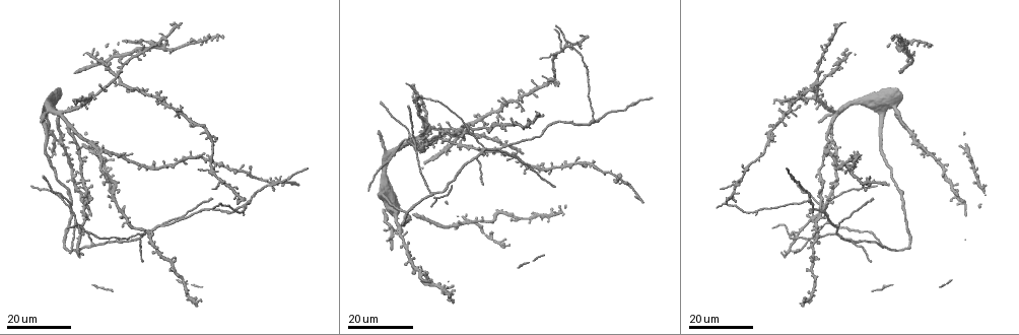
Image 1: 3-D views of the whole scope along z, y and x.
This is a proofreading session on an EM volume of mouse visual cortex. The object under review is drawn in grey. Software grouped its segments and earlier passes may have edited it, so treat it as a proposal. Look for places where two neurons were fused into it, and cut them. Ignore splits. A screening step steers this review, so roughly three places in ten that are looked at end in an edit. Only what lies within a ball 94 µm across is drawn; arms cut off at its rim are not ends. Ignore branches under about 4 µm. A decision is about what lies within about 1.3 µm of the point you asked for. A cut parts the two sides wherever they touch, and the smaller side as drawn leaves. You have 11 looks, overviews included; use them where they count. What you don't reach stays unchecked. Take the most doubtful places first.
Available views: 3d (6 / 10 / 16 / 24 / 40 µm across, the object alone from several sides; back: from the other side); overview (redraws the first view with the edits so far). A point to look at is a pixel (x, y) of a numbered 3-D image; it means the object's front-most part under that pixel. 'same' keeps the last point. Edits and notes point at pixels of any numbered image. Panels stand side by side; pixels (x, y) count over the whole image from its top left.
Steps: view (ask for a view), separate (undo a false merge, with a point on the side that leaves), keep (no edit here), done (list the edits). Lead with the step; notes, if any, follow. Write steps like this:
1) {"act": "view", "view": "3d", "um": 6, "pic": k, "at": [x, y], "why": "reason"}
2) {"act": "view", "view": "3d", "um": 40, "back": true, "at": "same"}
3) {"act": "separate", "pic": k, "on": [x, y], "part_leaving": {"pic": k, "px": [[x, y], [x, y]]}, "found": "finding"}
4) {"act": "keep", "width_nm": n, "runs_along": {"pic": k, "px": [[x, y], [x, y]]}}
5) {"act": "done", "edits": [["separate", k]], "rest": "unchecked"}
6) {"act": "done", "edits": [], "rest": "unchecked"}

{"act": "view", "view": "3d", "um": 16, "pic": 1, "at": [221, 178]}

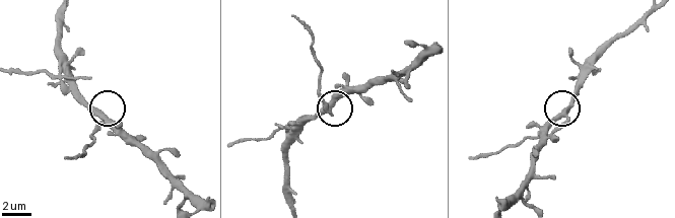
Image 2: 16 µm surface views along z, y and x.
{"act": "view", "view": "3d", "um": 6, "pic": 2, "at": [557, 121], "why": "zoom in"}

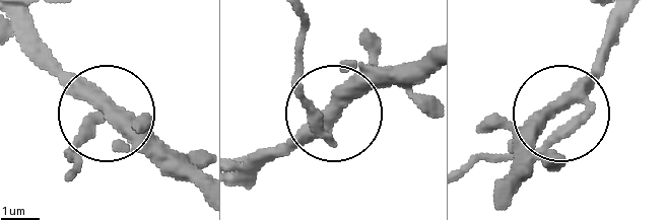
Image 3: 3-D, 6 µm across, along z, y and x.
{"act": "separate", "pic": 3, "on": [74, 151], "part_leaving": {"pic": 3, "px": [[96, 115], [74, 163]]}, "found": "two neurons meet here"}

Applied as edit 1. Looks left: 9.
{"act": "view", "view": "3d", "um": 16, "pic": 1, "at": [836, 233], "why": "branch point"}

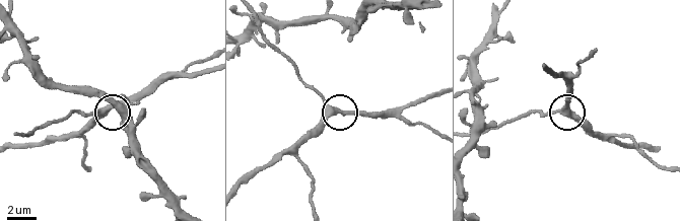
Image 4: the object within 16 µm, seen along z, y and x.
{"act": "view", "view": "3d", "um": 10, "pic": 4, "at": [561, 110]}

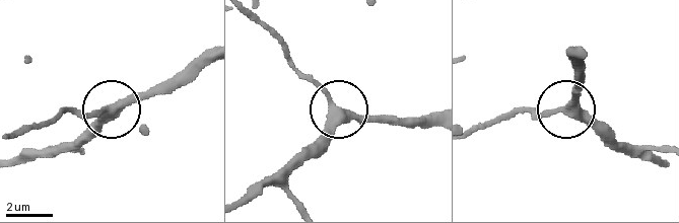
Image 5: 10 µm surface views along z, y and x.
{"act": "view", "view": "3d", "um": 10, "back": true, "pic": 5, "at": [111, 110]}

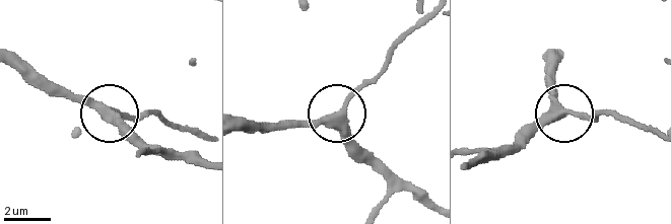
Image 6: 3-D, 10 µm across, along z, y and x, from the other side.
{"act": "keep", "runs_along": {"pic": 6, "px": [[467, 165], [506, 157], [546, 123], [569, 115], [614, 115]]}, "found": "one neuron here"}

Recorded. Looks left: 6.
{"act": "view", "view": "3d", "um": 16, "pic": 1, "at": [837, 226], "why": "three arms meet"}

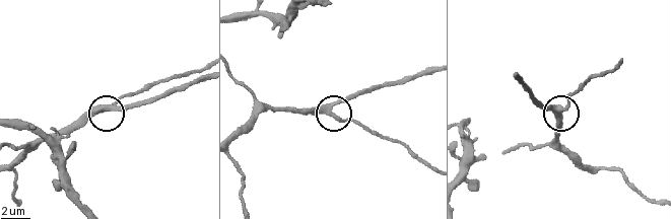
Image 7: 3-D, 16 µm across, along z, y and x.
{"act": "view", "view": "3d", "um": 6, "pic": 7, "at": [329, 111]}

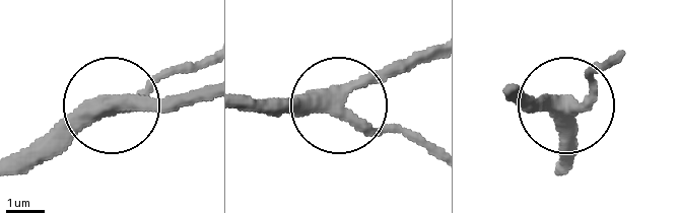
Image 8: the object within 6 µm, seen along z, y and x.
{"act": "keep", "side_arm_um": 24, "runs_along": {"pic": 8, "px": [[563, 175], [563, 111], [609, 62]]}, "found": "continuous, no second neuron"}

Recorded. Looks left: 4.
{"act": "view", "view": "3d", "um": 16, "pic": 1, "at": [592, 120], "why": "three-way junction"}

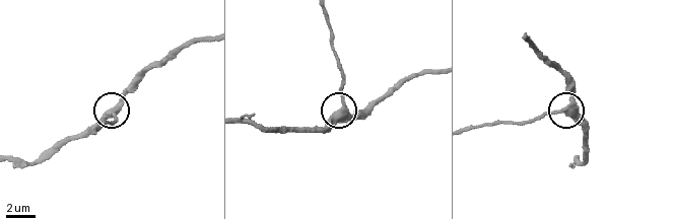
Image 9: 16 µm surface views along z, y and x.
{"act": "view", "view": "3d", "um": 6, "pic": 9, "at": [564, 108]}

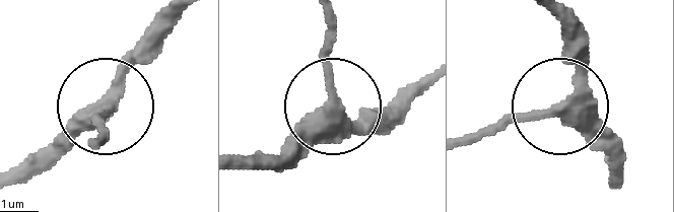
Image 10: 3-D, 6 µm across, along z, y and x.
{"act": "keep", "width_nm": 350, "runs_along": {"pic": 10, "px": [[236, 154], [284, 151], [332, 113], [397, 125]]}, "found": "one neuron here"}

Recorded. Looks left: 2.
{"act": "done", "edits": [["separate", 3]], "rest": "unchecked"}

